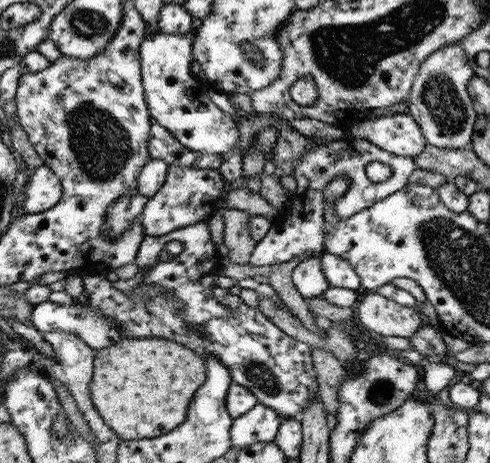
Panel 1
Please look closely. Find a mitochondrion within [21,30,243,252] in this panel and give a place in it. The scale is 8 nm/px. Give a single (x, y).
(101, 145)

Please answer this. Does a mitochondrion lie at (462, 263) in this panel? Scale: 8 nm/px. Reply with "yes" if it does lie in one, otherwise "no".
yes

